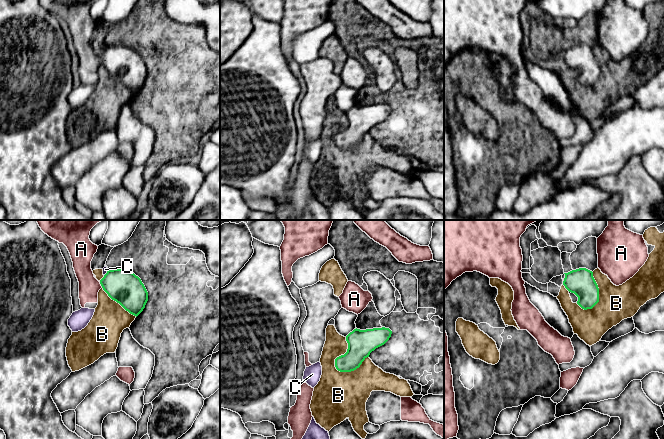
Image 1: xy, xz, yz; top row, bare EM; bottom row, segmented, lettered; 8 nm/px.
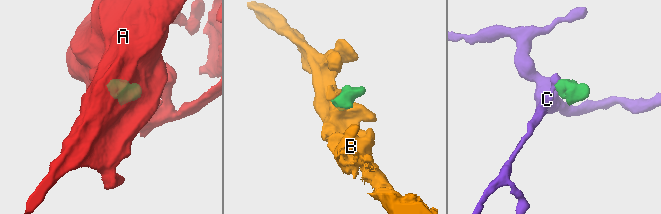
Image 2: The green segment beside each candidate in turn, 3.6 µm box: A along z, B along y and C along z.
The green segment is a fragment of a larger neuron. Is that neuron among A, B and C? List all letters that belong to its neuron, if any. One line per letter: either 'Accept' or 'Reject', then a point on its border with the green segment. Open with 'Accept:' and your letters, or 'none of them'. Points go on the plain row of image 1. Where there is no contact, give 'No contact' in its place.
Accept: A
A: Accept. Touches green at xy (101, 61)
B: Reject. Touches green at xz (341, 131)
C: Reject. Touches green at xy (107, 48)

